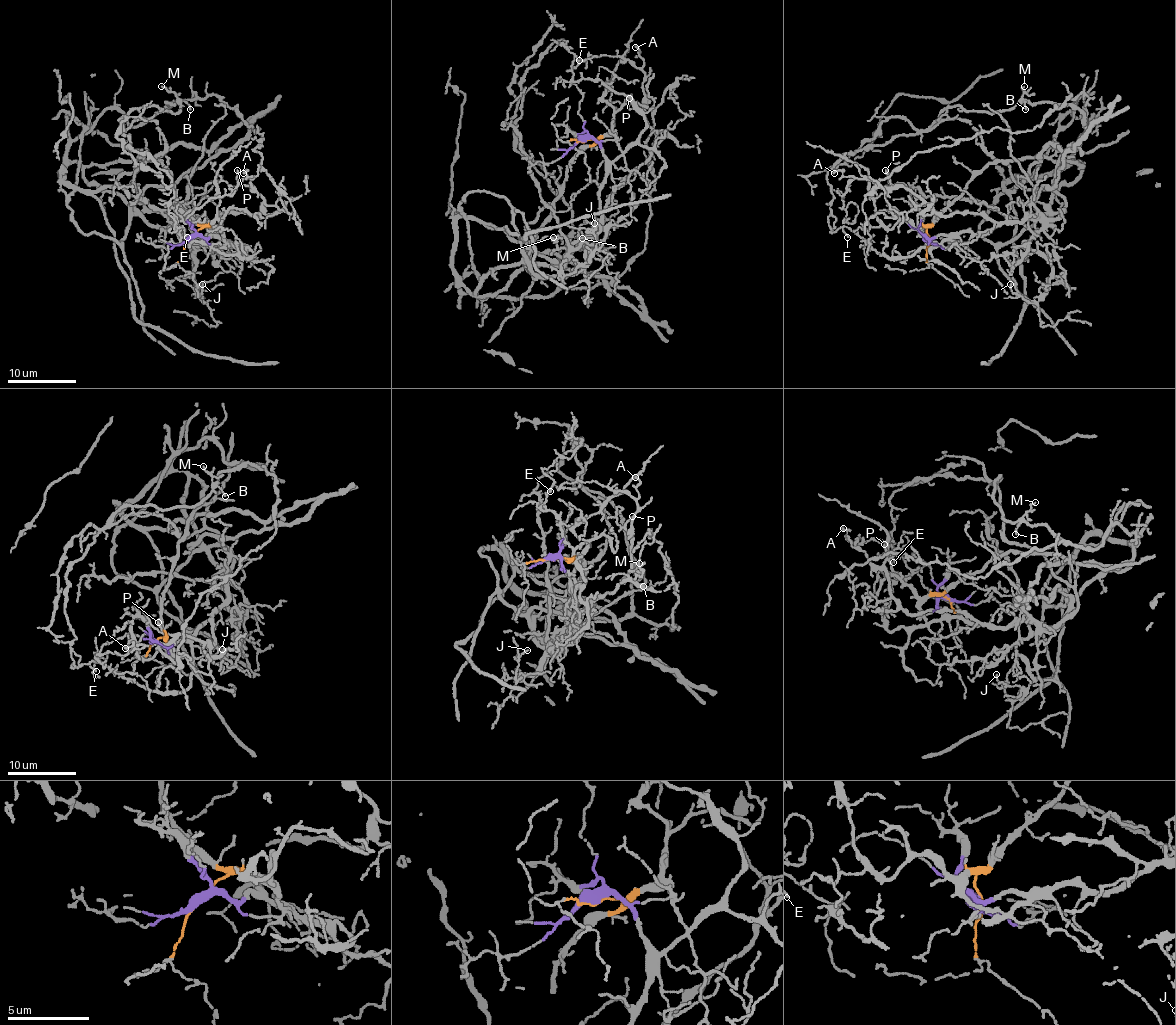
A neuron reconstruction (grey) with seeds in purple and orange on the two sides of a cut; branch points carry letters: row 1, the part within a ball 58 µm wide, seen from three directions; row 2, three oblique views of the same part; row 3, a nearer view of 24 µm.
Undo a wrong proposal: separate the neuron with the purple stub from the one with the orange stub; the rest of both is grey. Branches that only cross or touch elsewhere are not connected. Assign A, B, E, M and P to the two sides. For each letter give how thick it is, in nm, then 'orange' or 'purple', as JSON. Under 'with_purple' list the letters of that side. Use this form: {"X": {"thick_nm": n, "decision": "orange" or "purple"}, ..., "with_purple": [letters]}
{"A": {"thick_nm": 130, "decision": "purple"}, "B": {"thick_nm": 130, "decision": "orange"}, "E": {"thick_nm": 110, "decision": "purple"}, "M": {"thick_nm": 120, "decision": "orange"}, "P": {"thick_nm": 140, "decision": "purple"}, "with_purple": ["A", "E", "P"]}

